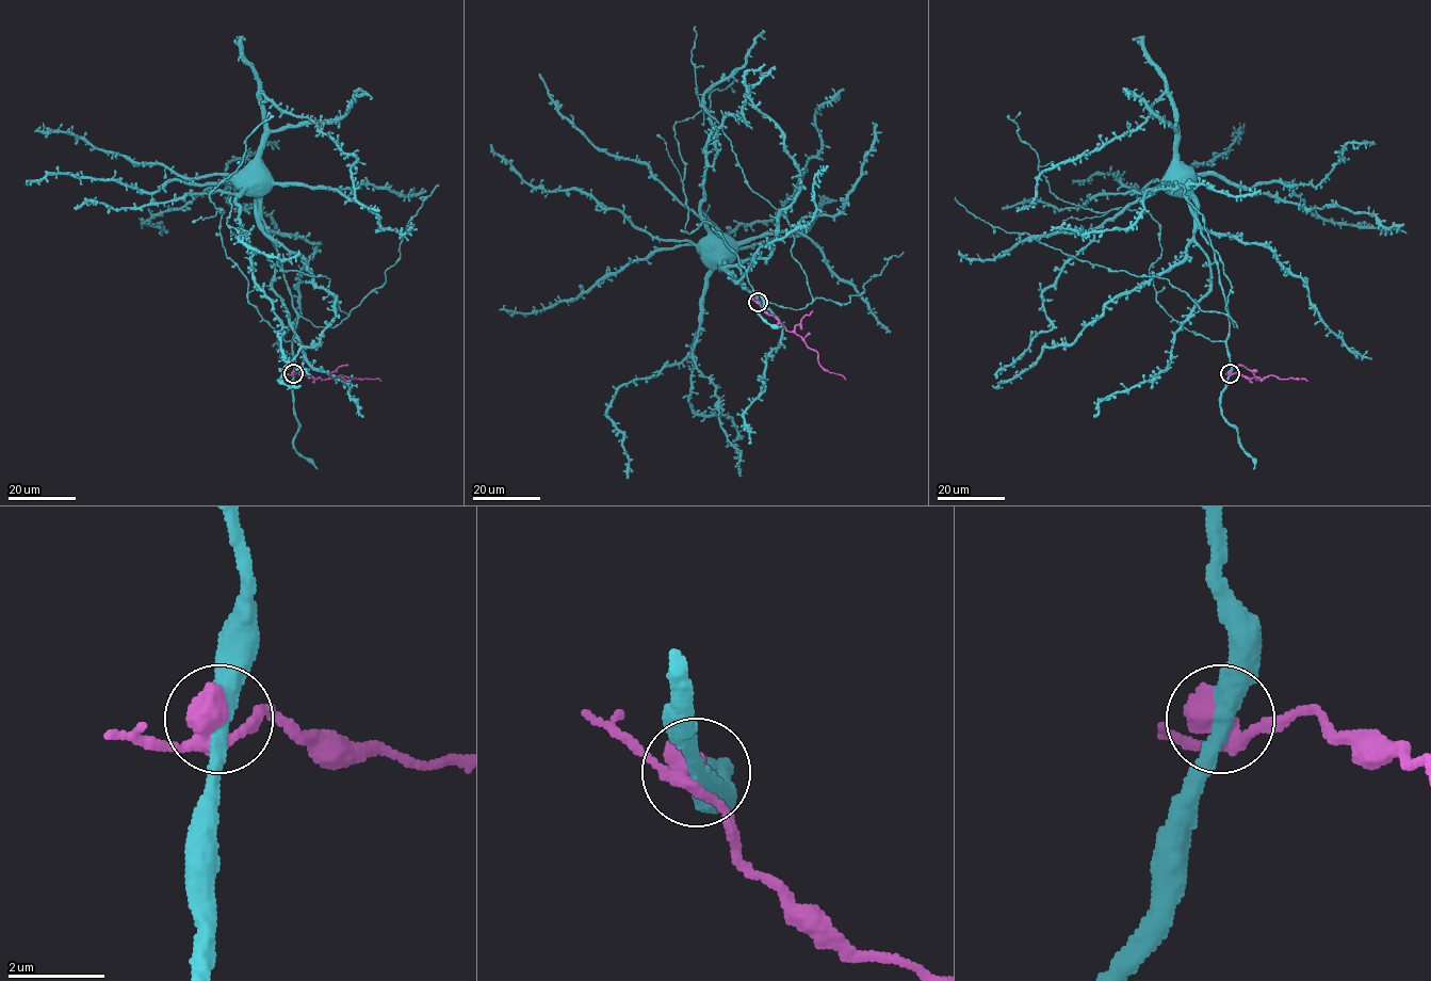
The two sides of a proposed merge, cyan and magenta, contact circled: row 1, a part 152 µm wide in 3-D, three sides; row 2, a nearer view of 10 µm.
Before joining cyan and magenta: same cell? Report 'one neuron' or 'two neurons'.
two neurons

